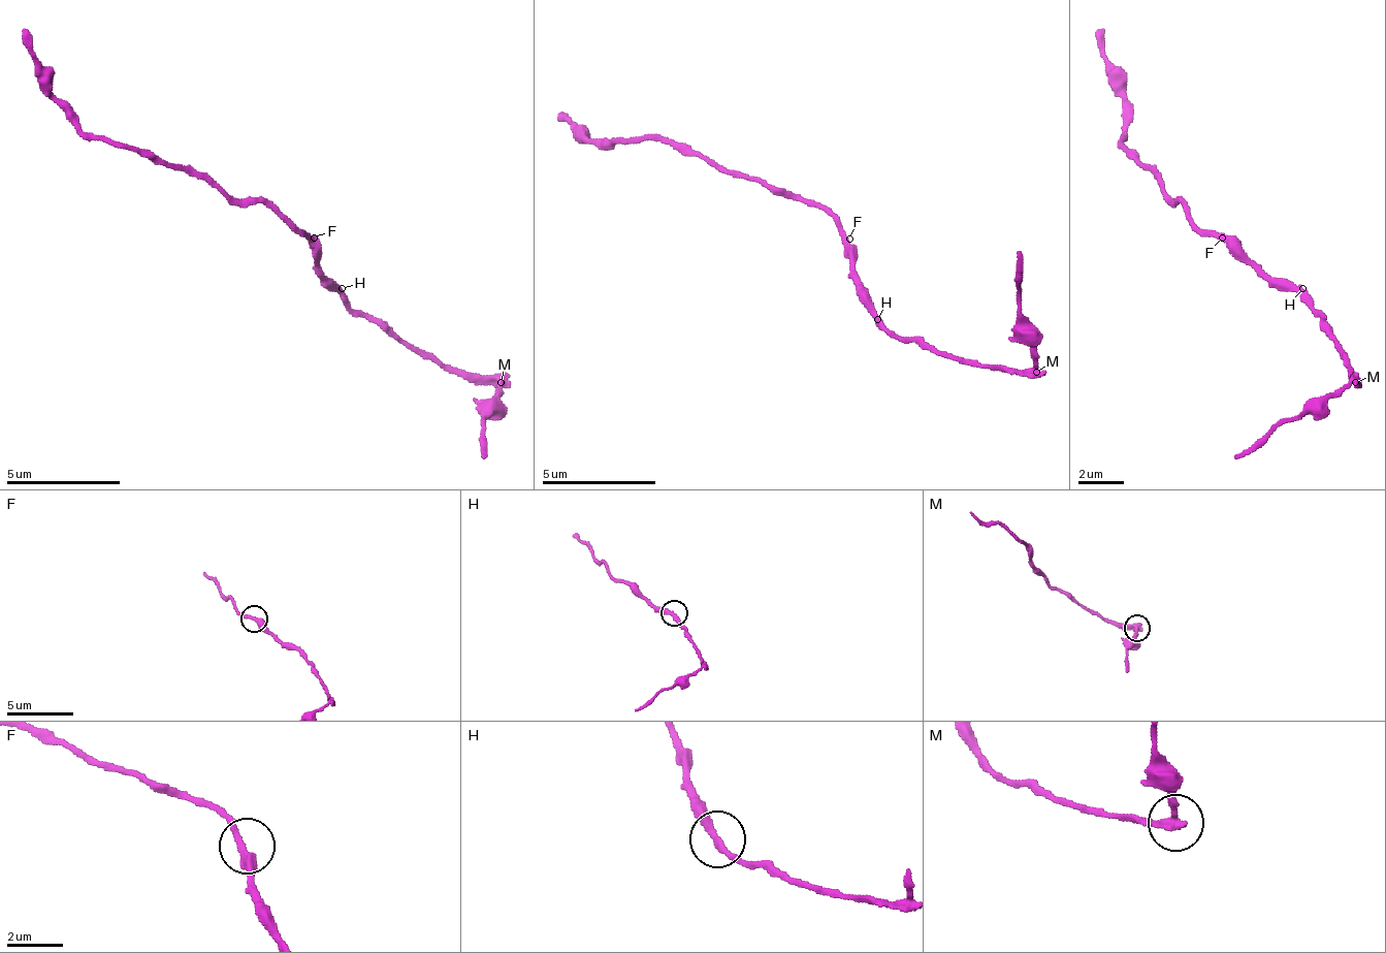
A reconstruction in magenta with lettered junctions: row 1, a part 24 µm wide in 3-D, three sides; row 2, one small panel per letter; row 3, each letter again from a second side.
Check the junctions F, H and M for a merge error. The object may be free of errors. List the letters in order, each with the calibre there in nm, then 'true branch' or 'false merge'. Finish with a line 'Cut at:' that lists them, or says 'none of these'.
F: 320 nm thick; true branch
H: 300 nm thick; true branch
M: 300 nm thick; false merge
Cut at: M

